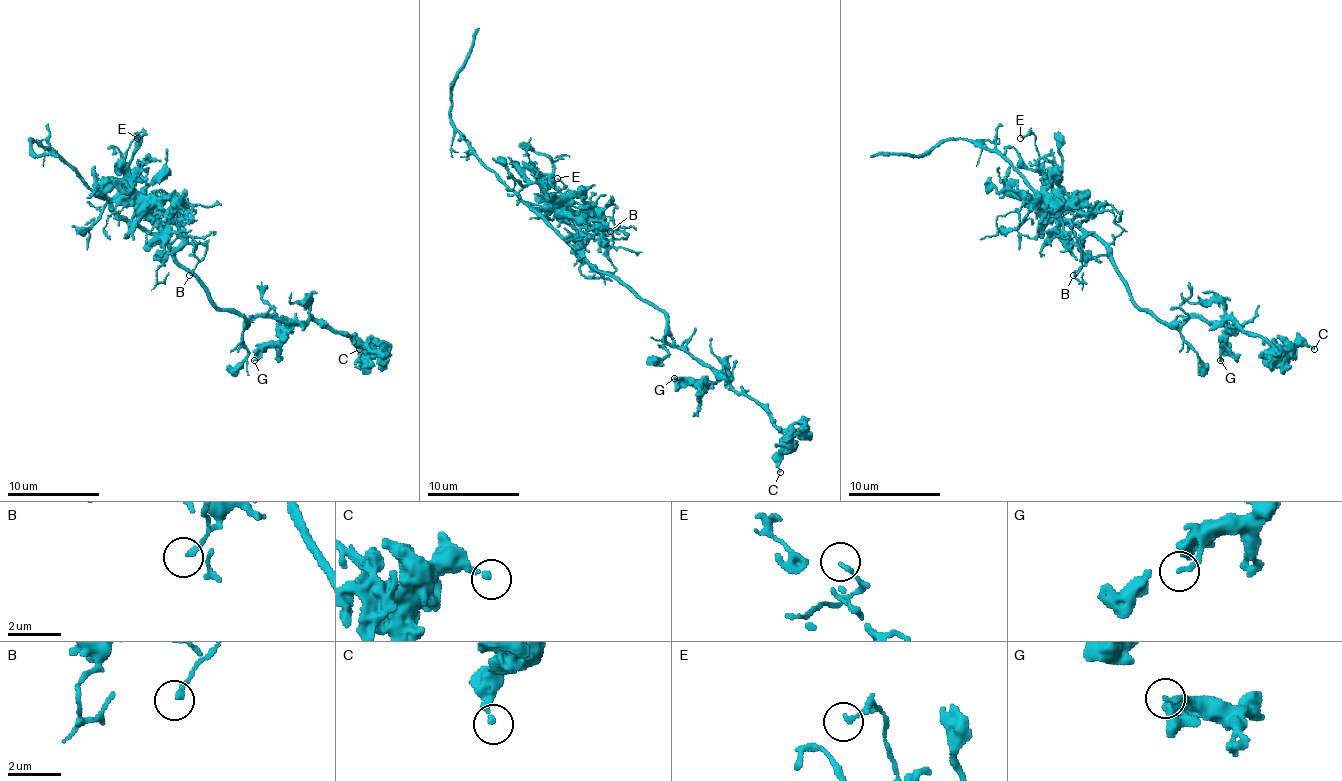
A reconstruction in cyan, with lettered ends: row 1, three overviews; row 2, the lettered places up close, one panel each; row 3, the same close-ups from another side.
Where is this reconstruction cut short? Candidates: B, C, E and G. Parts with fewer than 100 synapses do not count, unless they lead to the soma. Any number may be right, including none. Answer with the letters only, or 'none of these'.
none of these

